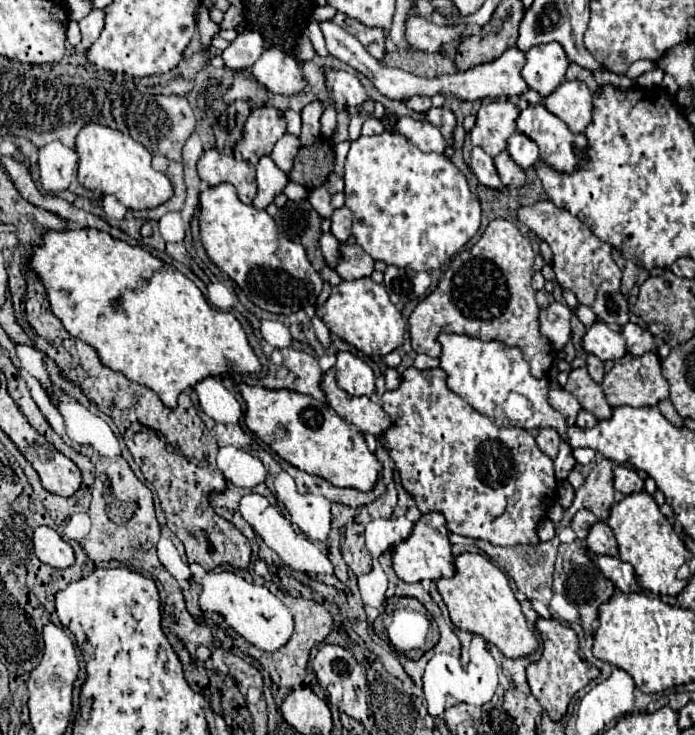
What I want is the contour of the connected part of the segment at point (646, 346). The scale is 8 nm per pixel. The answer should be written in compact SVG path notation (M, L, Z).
M628 322L626 326L622 326L622 336L626 340L628 352L634 356L642 356L646 352L656 352L654 336L634 322Z

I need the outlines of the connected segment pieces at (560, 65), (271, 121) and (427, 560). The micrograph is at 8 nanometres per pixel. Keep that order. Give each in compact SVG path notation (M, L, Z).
M548 42L526 52L526 66L522 76L532 90L548 96L560 86L560 82L564 82L566 68L568 58L562 46L558 46L558 42Z
M274 106L264 108L252 108L252 114L244 128L244 138L236 146L236 152L252 162L258 164L262 154L270 154L276 140L284 136L286 132L286 120L282 112Z
M428 512L428 514L422 514L420 520L414 524L412 534L396 546L392 554L392 564L398 578L402 578L404 582L448 578L454 574L454 558L452 558L450 548L452 546L448 540L448 528L446 528L444 516L438 512Z

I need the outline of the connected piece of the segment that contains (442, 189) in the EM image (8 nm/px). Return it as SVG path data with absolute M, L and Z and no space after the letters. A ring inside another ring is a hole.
M396 132L360 136L350 142L350 152L344 164L344 184L346 206L354 212L352 234L356 236L356 244L360 244L374 260L398 268L410 268L416 272L440 268L480 228L480 202L472 196L464 174L442 154L422 152L414 142Z

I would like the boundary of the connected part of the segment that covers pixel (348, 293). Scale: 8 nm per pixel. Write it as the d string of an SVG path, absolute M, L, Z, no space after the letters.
M358 278L350 282L340 282L332 288L330 298L322 306L322 320L334 336L352 344L358 352L366 356L386 356L404 342L406 322L400 310L392 304L386 288L372 282L370 278Z

